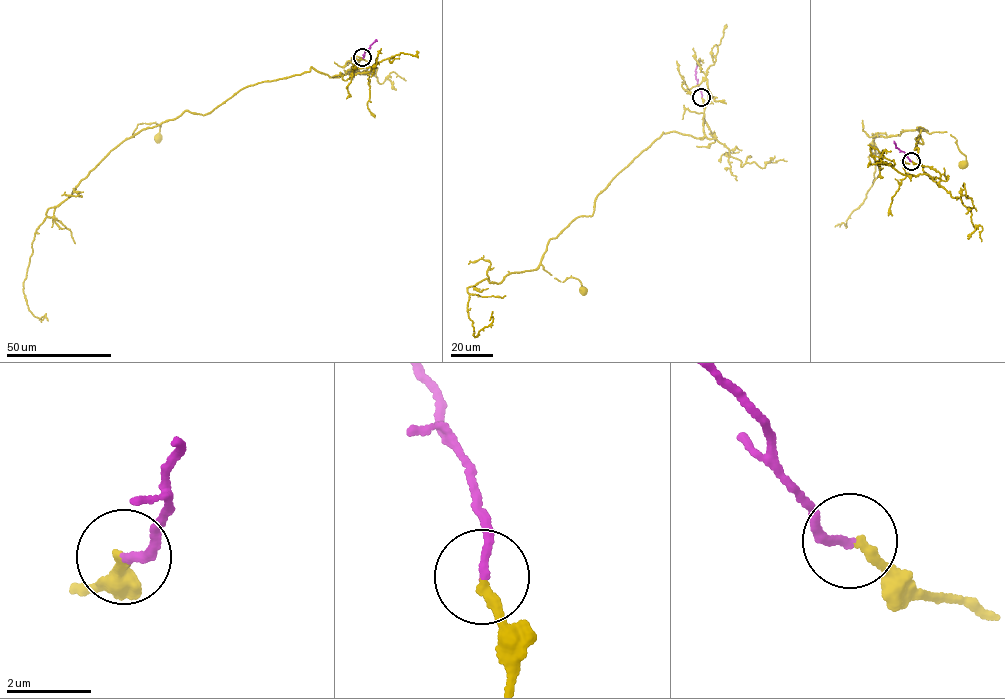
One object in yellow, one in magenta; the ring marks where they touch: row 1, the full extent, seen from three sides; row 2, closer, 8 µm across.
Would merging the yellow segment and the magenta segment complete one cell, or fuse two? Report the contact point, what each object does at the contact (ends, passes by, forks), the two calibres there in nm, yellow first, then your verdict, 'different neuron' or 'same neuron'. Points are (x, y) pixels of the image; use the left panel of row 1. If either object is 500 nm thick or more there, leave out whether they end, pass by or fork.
(362, 57) | yellow ends | magenta ends | 200/170 nm | same neuron

